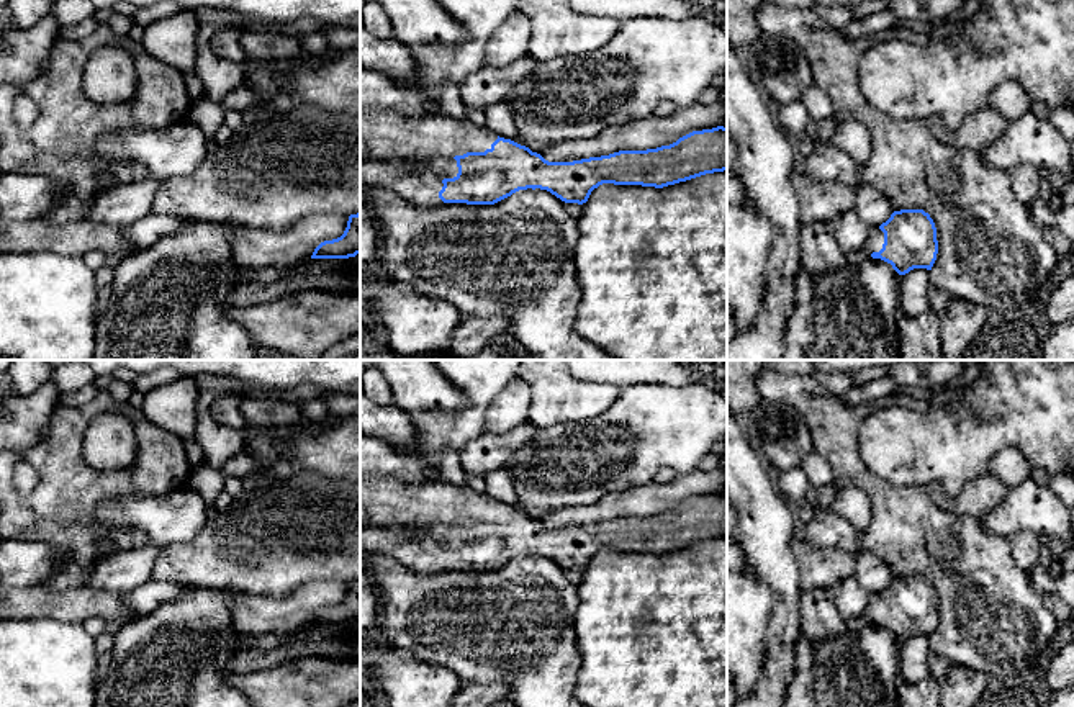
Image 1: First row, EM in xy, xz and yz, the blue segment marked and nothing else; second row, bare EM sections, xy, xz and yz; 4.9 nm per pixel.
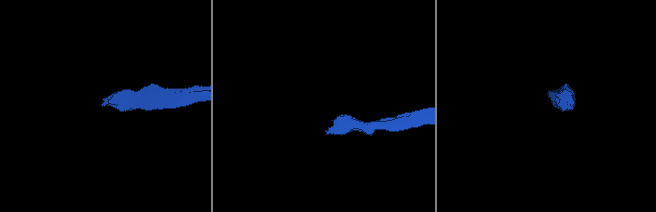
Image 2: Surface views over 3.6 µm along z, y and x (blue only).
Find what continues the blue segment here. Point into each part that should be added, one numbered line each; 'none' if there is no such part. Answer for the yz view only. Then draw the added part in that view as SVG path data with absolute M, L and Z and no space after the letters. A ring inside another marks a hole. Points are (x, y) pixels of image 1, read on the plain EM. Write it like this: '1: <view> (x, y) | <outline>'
1: yz (875, 609) | M871 594L864 617L871 622L873 619L879 619L882 615L882 610L884 599L879 594Z

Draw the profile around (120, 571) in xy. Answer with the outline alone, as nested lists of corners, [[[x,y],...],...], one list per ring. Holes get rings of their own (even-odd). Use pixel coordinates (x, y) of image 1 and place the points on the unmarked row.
[[[149,542],[129,550],[103,556],[92,570],[83,588],[100,592],[123,594],[151,579],[164,545]]]

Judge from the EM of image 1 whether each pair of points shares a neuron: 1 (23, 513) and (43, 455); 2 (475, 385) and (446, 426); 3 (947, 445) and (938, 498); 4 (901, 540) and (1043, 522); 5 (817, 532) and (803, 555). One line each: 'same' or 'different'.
1: same
2: same
3: different
4: different
5: different

